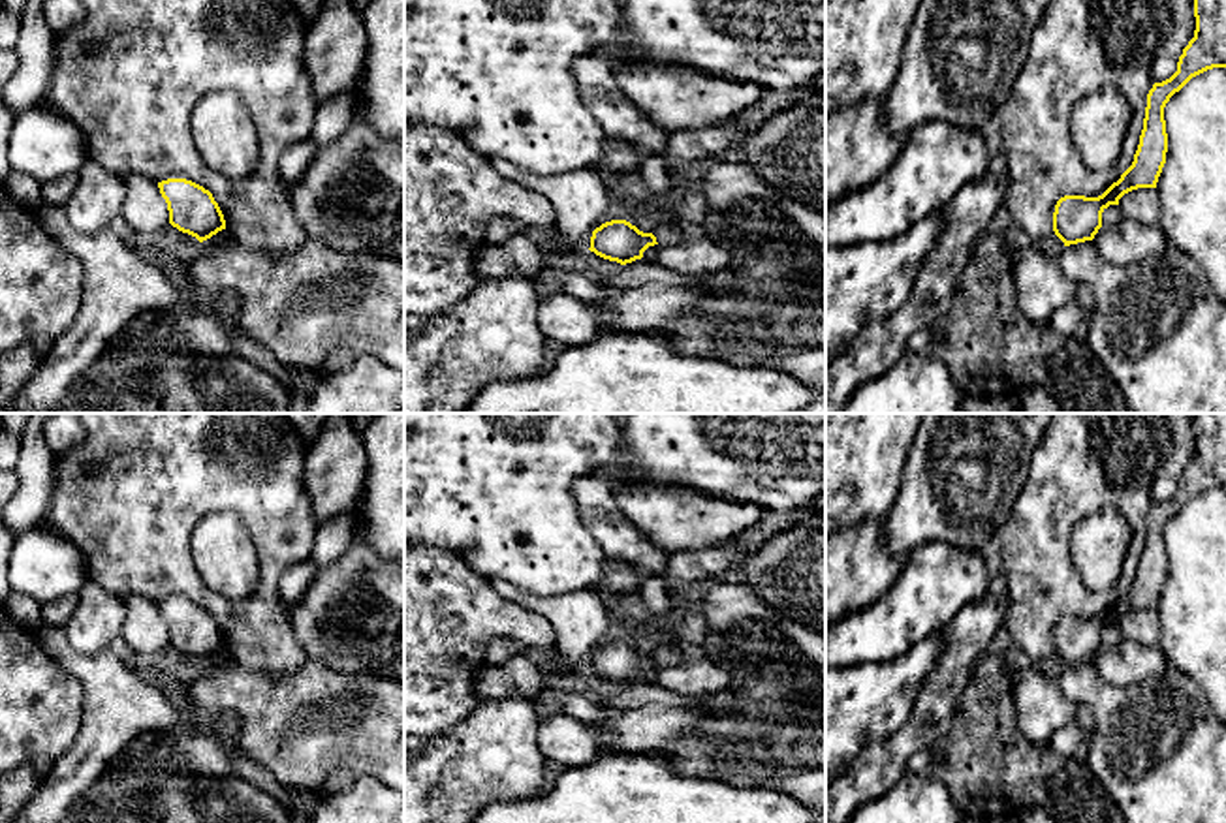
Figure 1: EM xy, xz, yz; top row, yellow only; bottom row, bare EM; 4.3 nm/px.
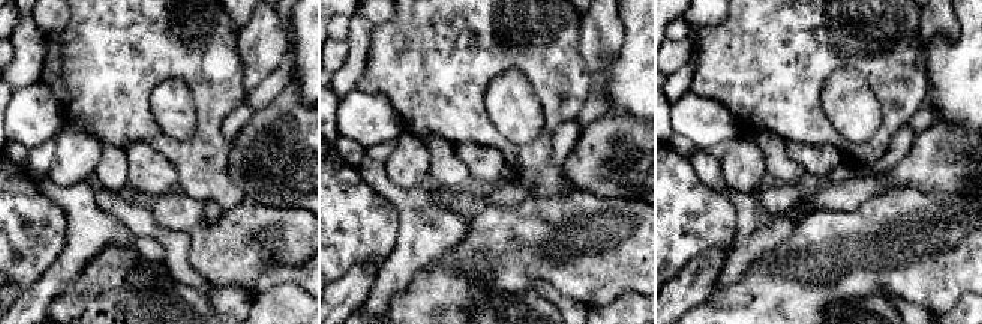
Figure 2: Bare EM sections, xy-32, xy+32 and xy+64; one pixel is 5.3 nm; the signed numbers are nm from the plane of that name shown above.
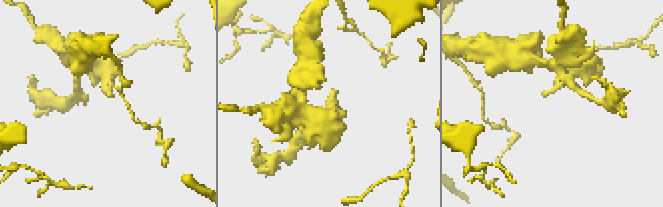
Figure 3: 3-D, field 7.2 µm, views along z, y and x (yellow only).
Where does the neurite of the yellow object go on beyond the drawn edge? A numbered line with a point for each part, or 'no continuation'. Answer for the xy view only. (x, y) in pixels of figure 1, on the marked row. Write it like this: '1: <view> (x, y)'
no continuation

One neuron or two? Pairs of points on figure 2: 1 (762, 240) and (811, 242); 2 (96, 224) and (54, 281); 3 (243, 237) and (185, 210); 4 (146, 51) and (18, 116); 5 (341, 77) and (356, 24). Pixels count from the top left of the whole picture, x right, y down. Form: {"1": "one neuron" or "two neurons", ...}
{"1": "two neurons", "2": "one neuron", "3": "one neuron", "4": "two neurons", "5": "one neuron"}

